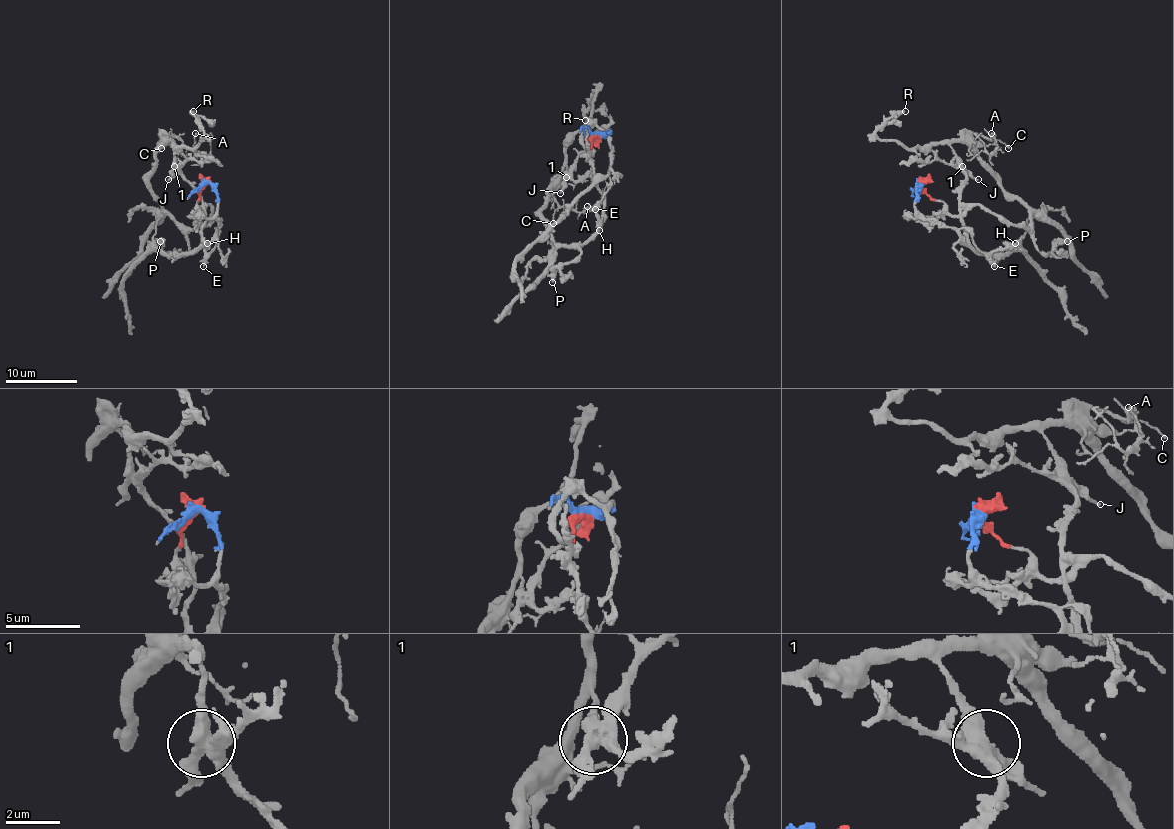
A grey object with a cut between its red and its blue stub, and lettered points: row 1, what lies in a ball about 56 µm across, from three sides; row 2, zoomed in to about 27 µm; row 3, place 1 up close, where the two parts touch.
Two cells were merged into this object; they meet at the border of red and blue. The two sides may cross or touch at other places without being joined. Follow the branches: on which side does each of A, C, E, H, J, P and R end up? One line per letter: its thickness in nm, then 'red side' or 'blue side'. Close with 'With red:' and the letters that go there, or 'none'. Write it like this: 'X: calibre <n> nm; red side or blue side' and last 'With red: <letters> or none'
A: calibre 120 nm; red side
C: calibre 120 nm; red side
E: calibre 280 nm; blue side
H: calibre 360 nm; blue side
J: calibre 170 nm; red side
P: calibre 280 nm; red side
R: calibre 340 nm; red side
With red: A, C, J, P, R

